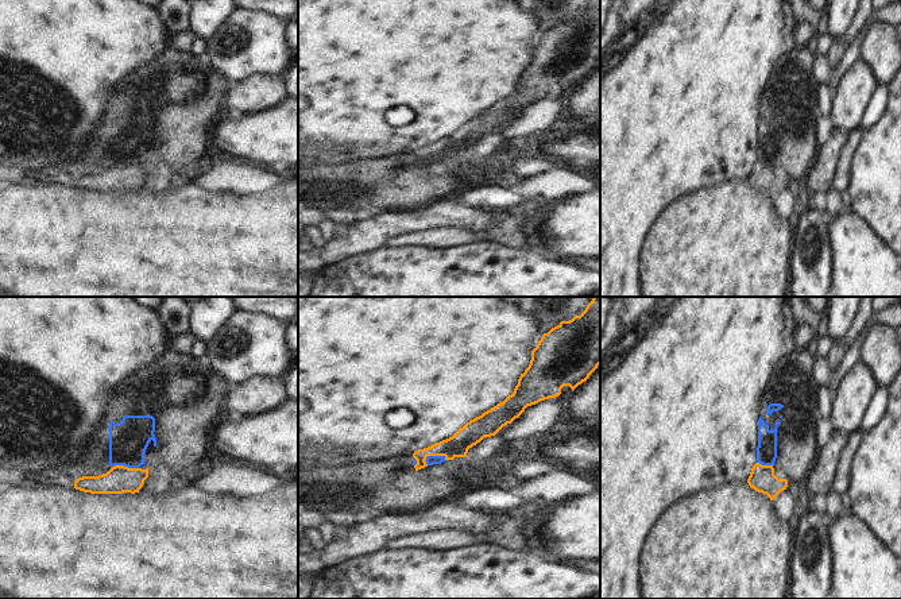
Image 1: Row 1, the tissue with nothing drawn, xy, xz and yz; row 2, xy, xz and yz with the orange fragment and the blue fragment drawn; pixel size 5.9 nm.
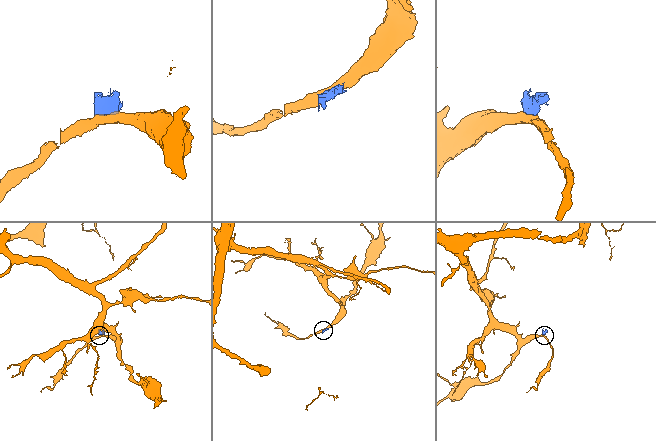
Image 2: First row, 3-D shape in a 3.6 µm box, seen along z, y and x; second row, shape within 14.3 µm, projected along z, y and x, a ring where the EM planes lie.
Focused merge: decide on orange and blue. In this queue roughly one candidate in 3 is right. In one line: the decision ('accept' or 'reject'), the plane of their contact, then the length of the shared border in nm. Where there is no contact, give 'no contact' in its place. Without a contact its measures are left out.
reject; contact in xz; length 140 nm

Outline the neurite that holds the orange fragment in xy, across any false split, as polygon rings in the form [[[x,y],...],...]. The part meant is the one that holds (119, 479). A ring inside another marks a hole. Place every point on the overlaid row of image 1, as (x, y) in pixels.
[[[115,465],[107,474],[76,479],[74,488],[90,494],[135,494],[139,492],[147,478],[148,468]]]

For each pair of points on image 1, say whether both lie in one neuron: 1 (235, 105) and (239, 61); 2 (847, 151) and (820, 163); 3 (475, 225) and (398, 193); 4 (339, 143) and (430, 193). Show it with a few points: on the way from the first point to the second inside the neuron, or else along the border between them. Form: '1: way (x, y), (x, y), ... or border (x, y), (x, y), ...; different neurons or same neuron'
1: border (269, 76), (247, 76), (228, 82); different neurons
2: border (850, 132), (834, 172), (832, 186); different neurons
3: border (440, 198), (395, 212); different neurons
4: border (398, 151), (374, 158), (356, 158), (336, 165); different neurons

